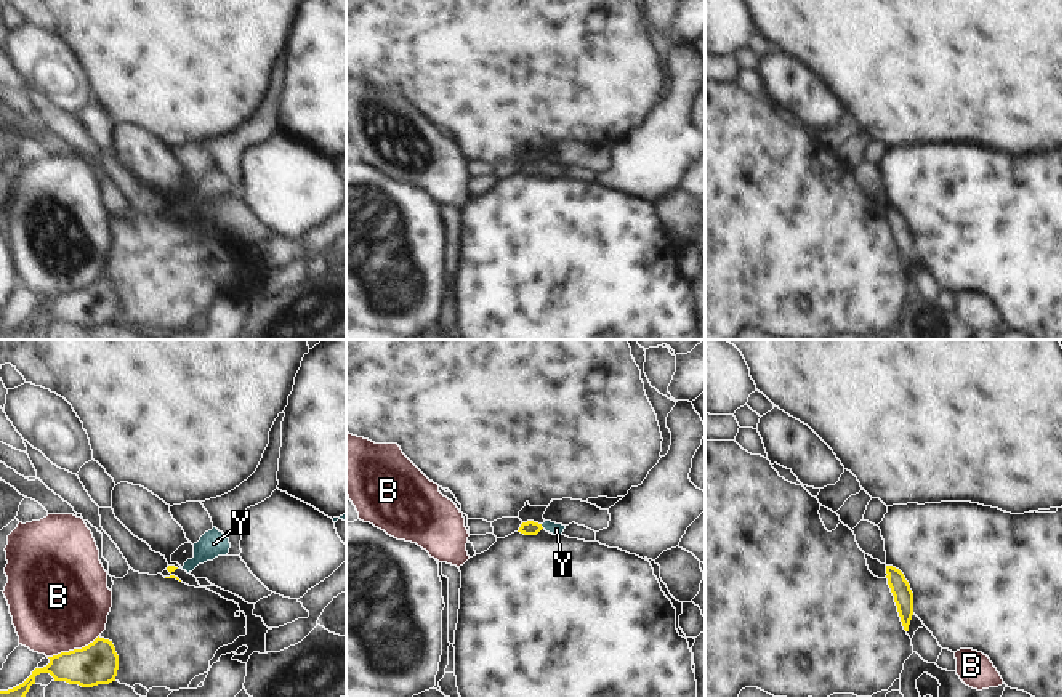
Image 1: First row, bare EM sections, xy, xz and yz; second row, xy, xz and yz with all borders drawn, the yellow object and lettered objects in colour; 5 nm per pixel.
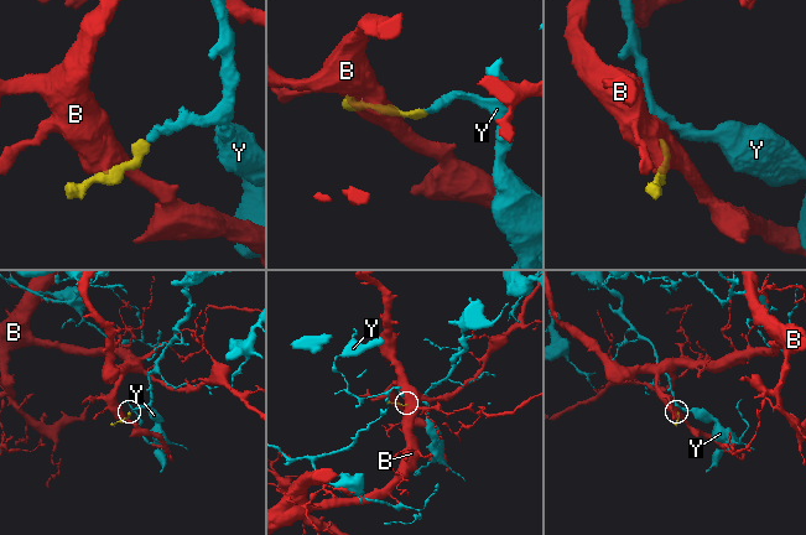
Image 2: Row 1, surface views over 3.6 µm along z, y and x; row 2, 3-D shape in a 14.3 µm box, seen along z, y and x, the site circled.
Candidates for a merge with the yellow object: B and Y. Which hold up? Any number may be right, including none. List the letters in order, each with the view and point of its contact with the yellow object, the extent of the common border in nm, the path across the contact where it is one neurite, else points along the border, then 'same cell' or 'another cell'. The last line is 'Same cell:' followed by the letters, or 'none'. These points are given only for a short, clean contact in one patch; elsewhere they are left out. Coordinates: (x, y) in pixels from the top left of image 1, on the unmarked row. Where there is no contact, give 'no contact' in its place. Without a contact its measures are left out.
B: meets yellow in xy at (74, 290); contact 280 nm long; border along xy (98, 276), (80, 289), (61, 292), (48, 298); another cell
Y: meets yellow in xz at (540, 167); contact 30 nm long; runs through xz (529, 169), (540, 167), (556, 170); same cell
Same cell: Y

